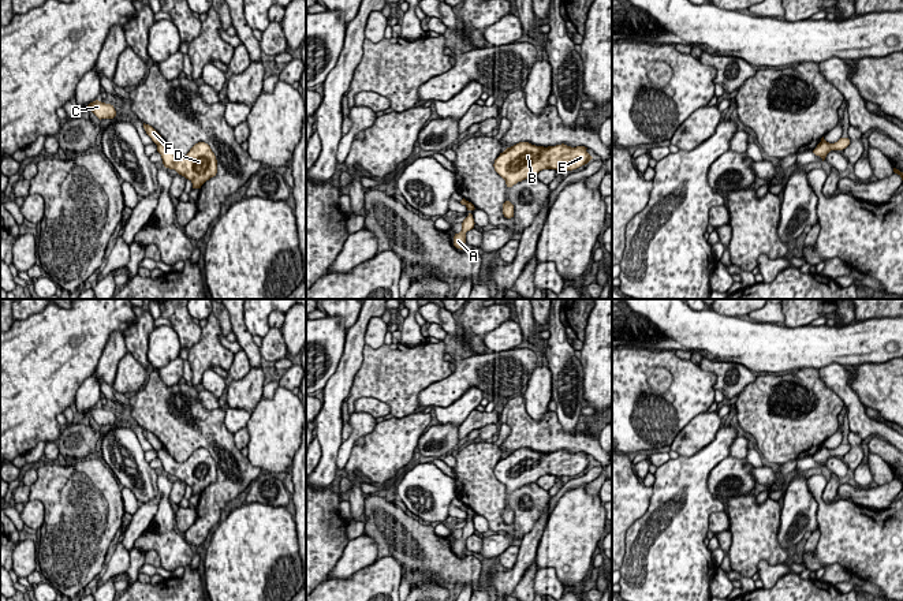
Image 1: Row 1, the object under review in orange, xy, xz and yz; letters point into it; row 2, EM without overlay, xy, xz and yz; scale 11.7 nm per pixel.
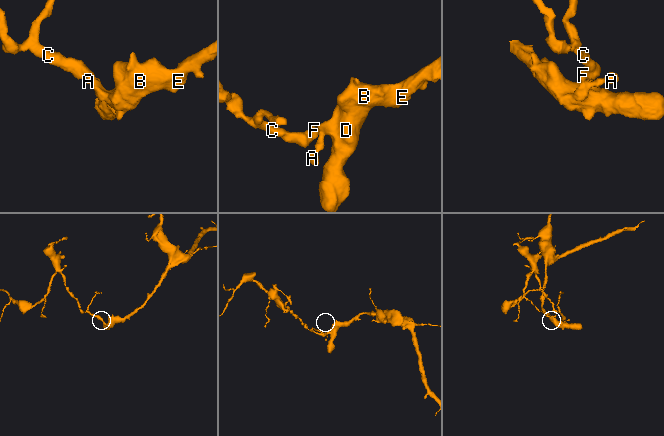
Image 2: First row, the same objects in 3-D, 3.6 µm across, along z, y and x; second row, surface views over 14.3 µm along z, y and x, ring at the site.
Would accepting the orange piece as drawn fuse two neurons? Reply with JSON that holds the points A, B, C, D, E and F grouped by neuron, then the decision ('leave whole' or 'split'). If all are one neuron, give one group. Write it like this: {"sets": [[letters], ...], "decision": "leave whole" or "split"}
{"sets": [["A", "B", "D", "E"], ["C", "F"]], "decision": "split"}

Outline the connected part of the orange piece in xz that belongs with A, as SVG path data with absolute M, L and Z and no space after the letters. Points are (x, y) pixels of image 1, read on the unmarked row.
M469 519L469 522L463 526L462 529L462 537L459 540L455 540L454 542L454 552L456 555L463 556L464 555L464 549L466 549L466 538L474 534L474 525L473 520Z

